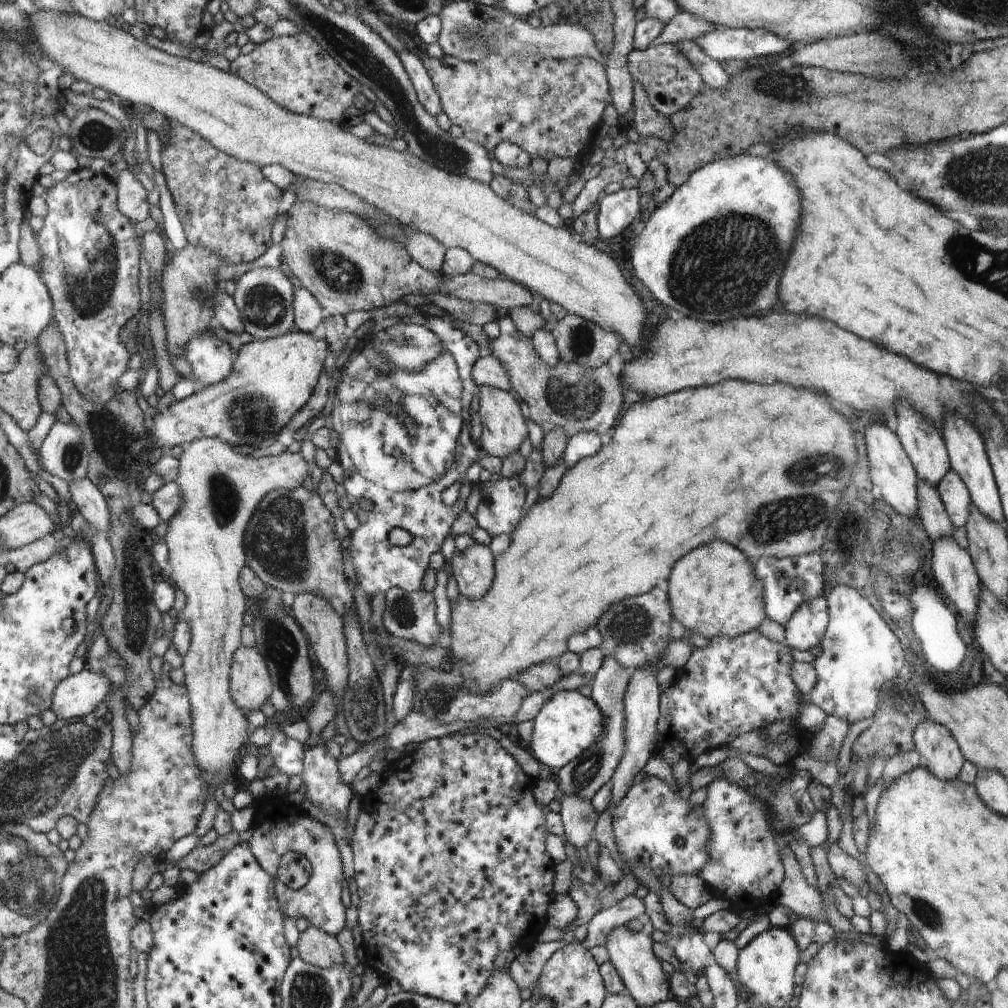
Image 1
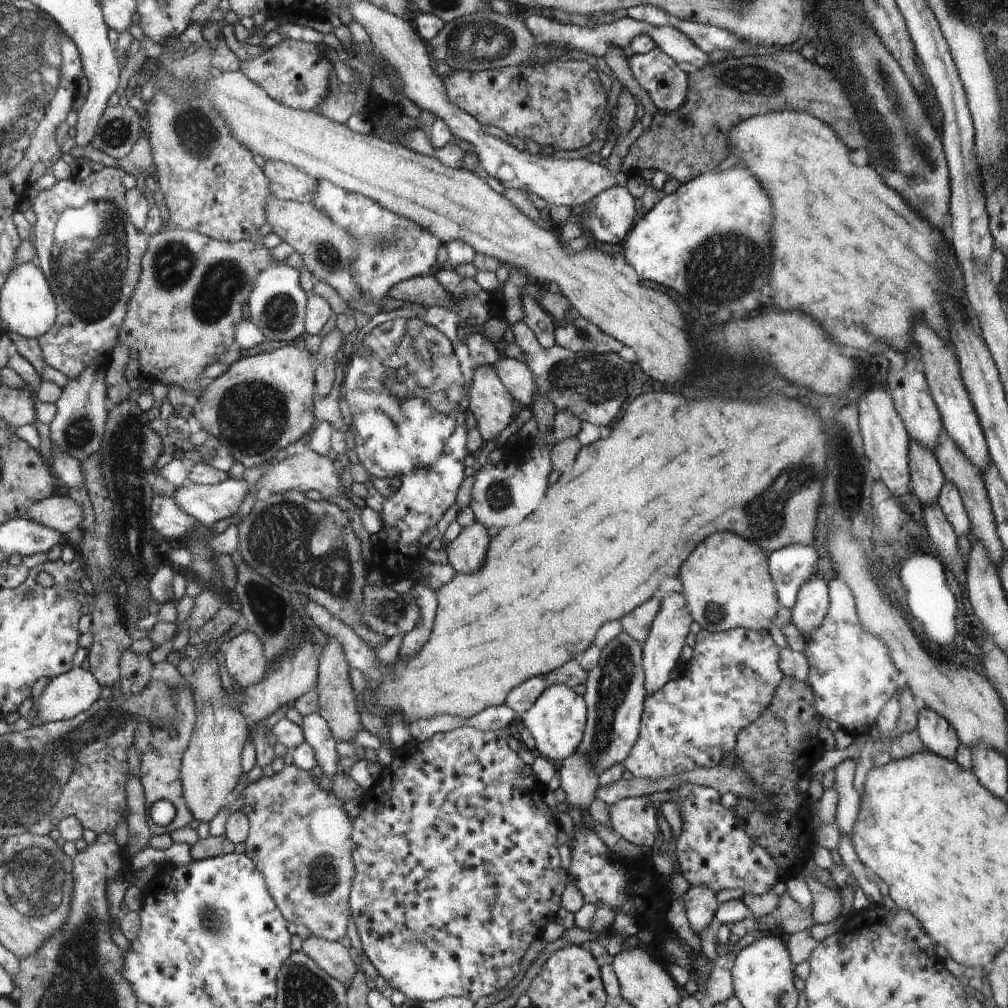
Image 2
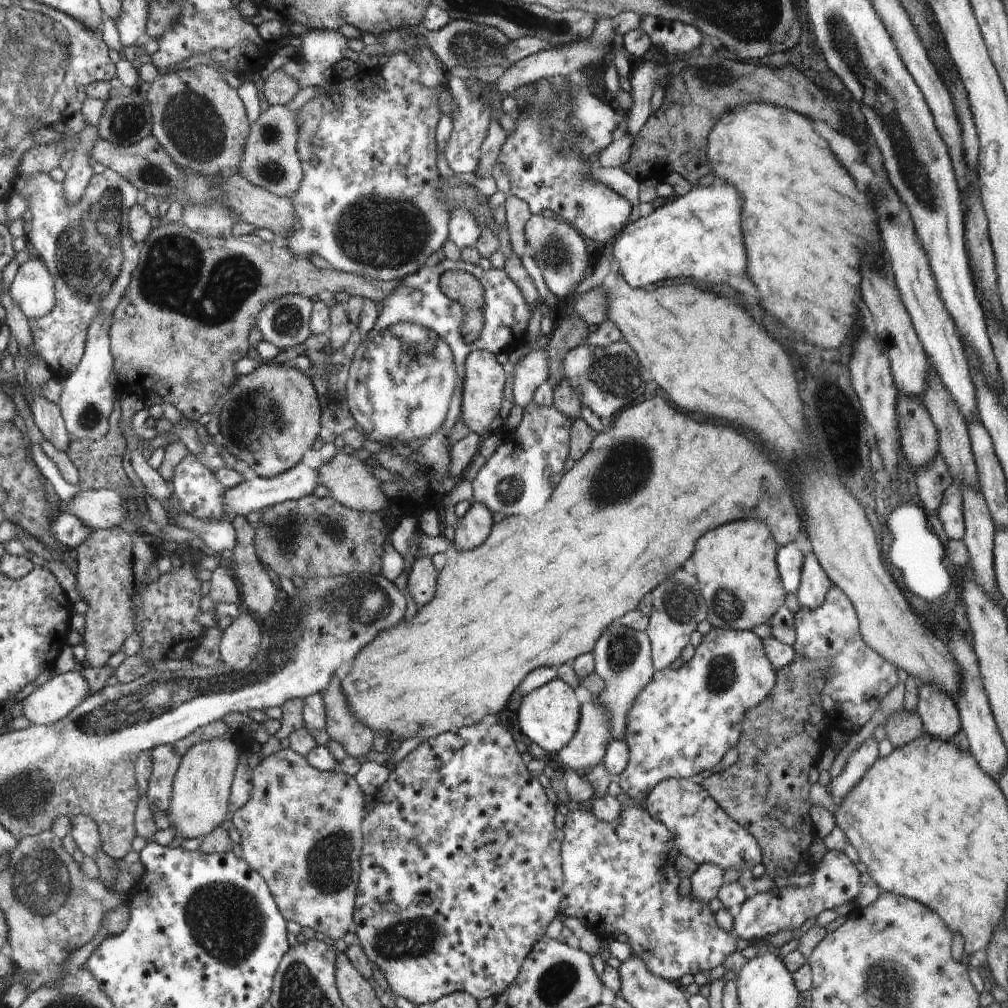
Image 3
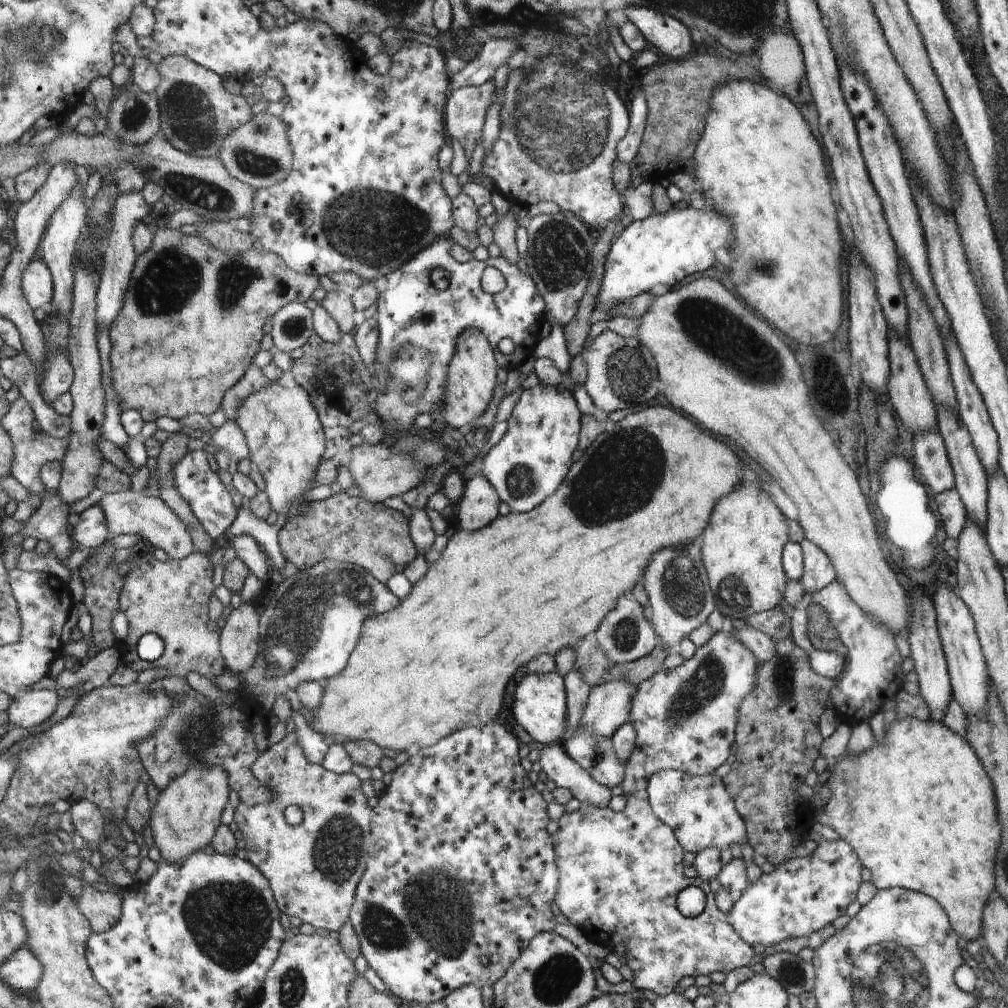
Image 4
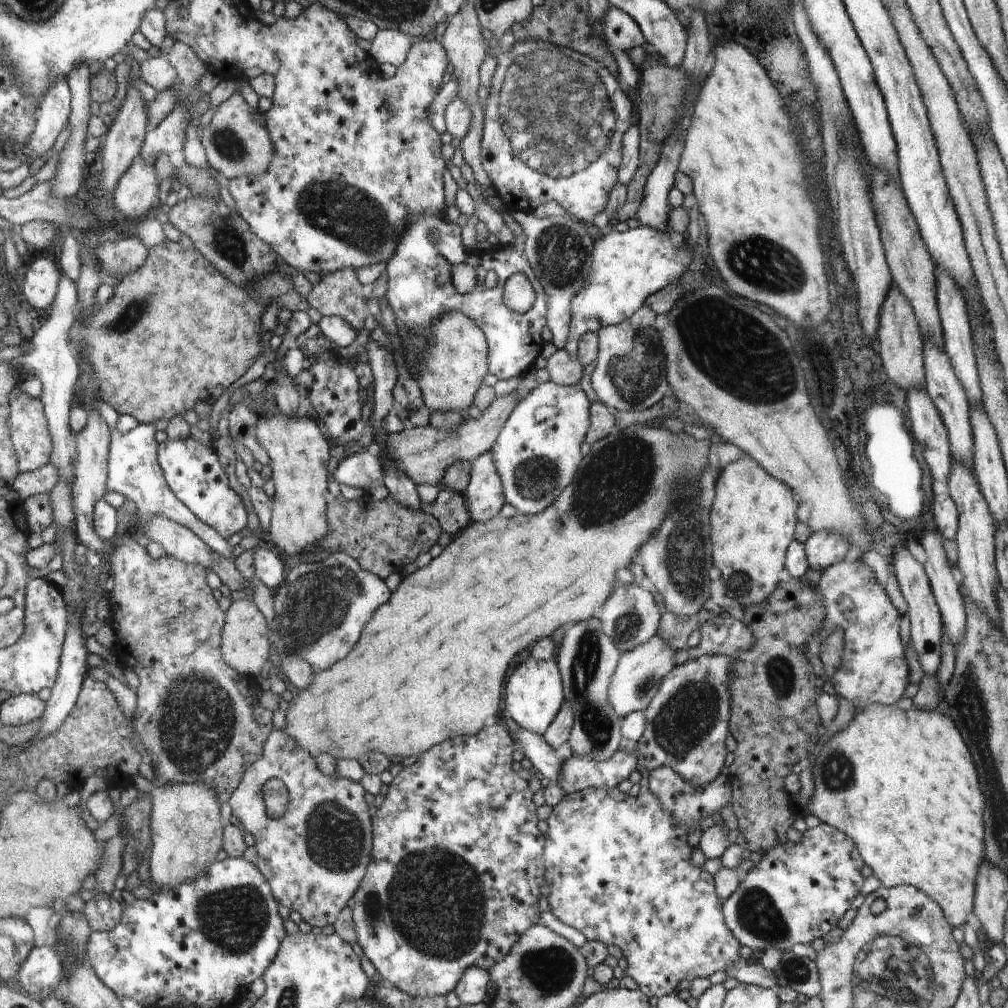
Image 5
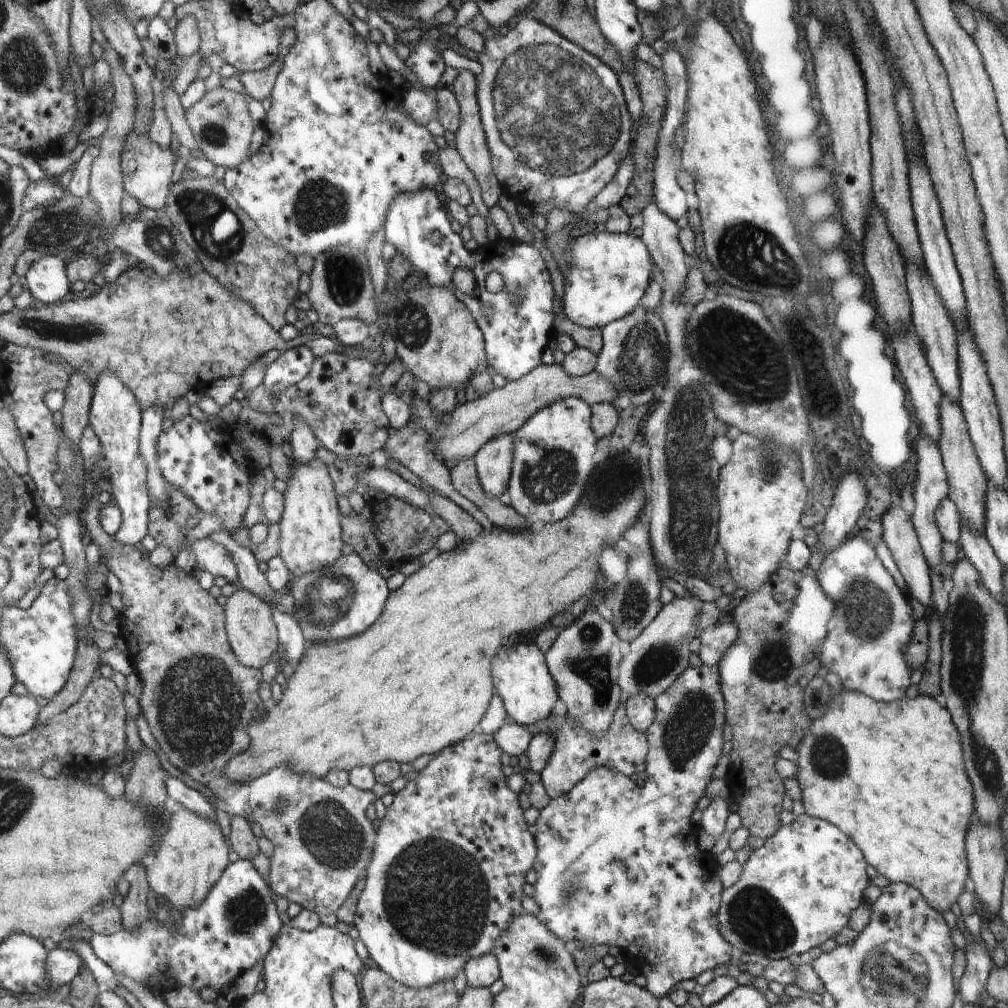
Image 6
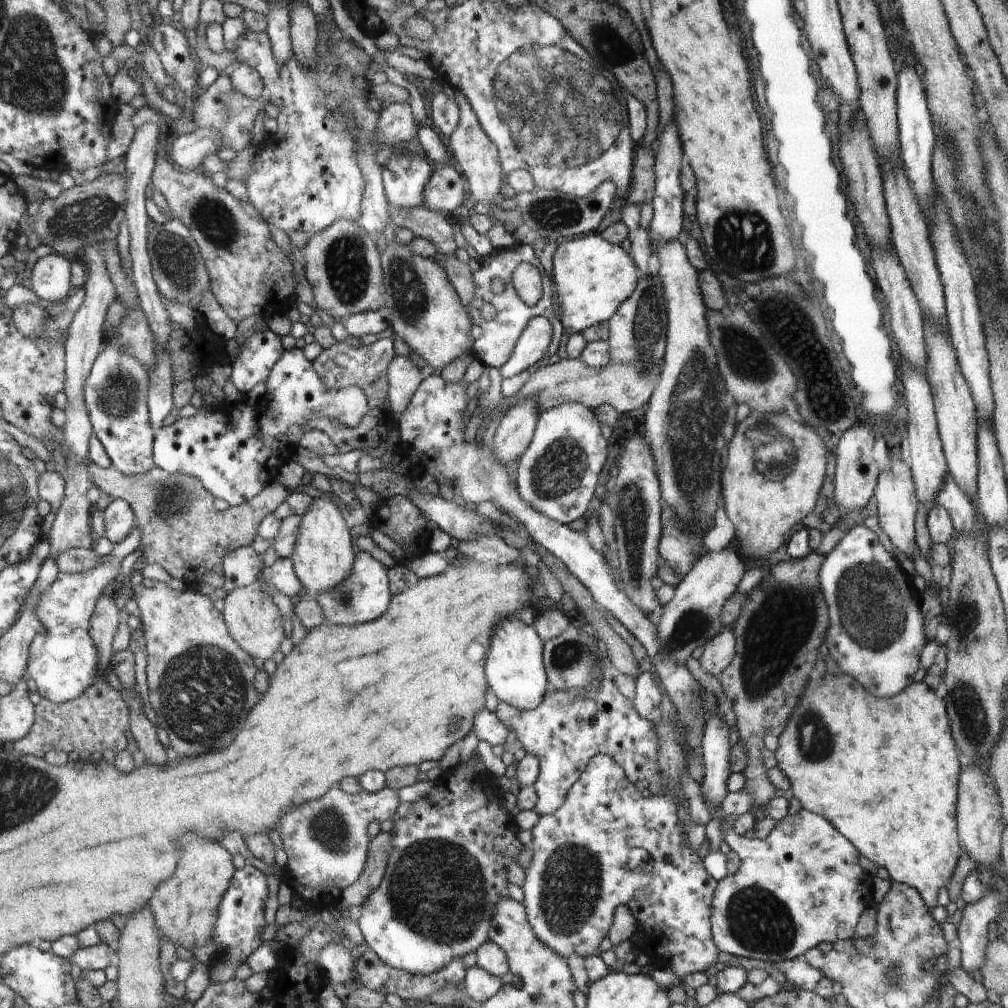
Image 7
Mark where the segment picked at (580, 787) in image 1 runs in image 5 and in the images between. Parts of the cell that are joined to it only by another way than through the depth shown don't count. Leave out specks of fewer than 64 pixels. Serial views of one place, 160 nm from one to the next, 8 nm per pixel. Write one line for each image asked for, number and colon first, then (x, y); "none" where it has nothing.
2: (615, 694)
3: (622, 658)
4: (627, 636)
5: (631, 617)

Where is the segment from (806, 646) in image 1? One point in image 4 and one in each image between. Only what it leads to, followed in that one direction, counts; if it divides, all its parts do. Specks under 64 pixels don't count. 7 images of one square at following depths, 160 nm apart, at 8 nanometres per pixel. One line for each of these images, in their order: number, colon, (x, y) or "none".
2: (808, 613)
3: (815, 585)
4: (819, 571)

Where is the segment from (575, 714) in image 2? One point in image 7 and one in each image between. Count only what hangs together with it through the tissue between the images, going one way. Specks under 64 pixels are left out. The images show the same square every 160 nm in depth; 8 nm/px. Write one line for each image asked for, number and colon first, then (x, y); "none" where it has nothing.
3: (550, 716)
4: (540, 706)
5: (534, 692)
6: (520, 673)
7: (515, 670)

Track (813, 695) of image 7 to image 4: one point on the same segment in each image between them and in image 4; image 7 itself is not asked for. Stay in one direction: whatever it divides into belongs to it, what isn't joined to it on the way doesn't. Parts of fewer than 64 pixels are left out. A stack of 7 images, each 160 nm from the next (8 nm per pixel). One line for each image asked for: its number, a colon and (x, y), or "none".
4: (918, 808)
5: (902, 783)
6: (891, 776)

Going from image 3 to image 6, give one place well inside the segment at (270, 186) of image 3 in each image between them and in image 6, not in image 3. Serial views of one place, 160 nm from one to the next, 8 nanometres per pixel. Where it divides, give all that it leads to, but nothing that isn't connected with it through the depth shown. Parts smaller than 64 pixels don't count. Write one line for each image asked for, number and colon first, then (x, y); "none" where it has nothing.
4: (258, 153)
5: (235, 144)
6: (220, 122)

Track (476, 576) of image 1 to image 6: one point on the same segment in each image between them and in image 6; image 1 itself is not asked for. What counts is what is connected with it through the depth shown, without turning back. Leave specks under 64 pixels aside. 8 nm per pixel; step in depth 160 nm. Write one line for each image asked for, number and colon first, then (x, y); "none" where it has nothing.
2: (466, 553)
3: (475, 527)
4: (478, 507)
5: (483, 494)
6: (494, 462)

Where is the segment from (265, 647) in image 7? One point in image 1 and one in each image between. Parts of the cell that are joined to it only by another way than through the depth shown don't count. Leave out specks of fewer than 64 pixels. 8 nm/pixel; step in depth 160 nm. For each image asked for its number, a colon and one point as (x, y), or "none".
1: (250, 686)
2: (245, 659)
3: (240, 645)
4: (239, 643)
5: (245, 643)
6: (251, 631)

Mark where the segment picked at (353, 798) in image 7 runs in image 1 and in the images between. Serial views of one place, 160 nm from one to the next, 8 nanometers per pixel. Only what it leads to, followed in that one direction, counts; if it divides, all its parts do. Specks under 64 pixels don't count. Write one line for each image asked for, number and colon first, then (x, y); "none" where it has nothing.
1: (319, 902)
2: (299, 836)
3: (292, 835)
4: (314, 867)
5: (314, 857)
6: (322, 839)

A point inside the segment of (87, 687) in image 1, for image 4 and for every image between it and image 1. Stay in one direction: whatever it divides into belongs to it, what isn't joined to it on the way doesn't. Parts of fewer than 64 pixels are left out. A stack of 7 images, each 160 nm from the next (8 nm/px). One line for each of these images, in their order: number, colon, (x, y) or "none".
2: (68, 694)
3: (49, 703)
4: (36, 706)

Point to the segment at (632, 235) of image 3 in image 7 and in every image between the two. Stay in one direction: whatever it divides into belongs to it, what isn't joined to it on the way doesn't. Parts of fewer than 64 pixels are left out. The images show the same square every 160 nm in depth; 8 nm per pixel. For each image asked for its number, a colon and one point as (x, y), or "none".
4: (664, 248)
5: (626, 267)
6: (607, 273)
7: (592, 277)

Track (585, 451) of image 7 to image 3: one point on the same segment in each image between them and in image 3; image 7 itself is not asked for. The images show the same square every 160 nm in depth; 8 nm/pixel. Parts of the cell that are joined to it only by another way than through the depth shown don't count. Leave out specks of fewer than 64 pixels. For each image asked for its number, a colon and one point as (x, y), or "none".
3: (518, 479)
4: (532, 459)
5: (537, 452)
6: (553, 461)

